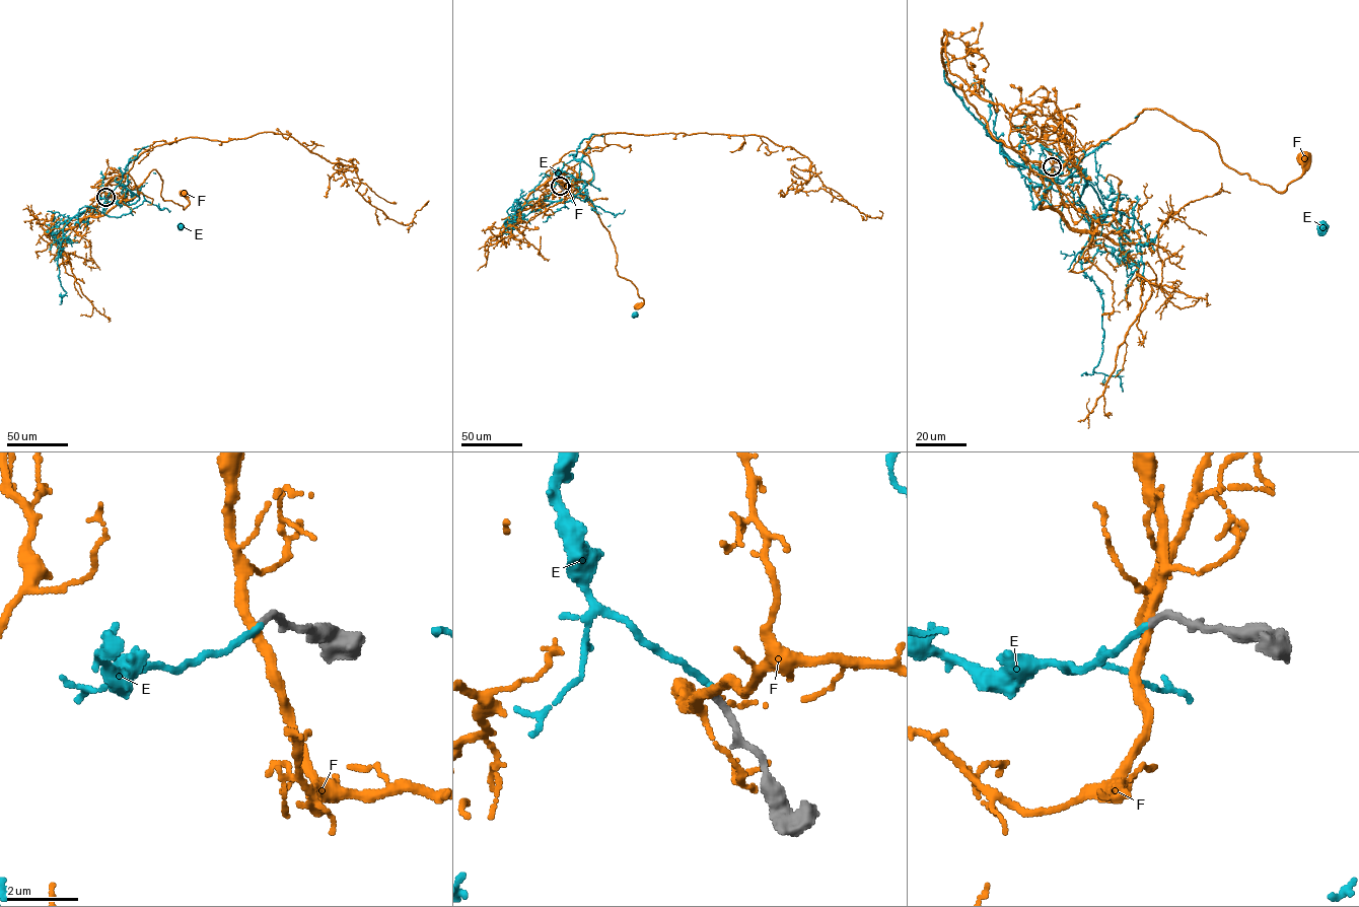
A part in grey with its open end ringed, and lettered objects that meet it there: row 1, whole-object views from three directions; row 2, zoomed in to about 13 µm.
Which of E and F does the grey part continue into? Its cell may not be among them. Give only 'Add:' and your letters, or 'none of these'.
Add: E

